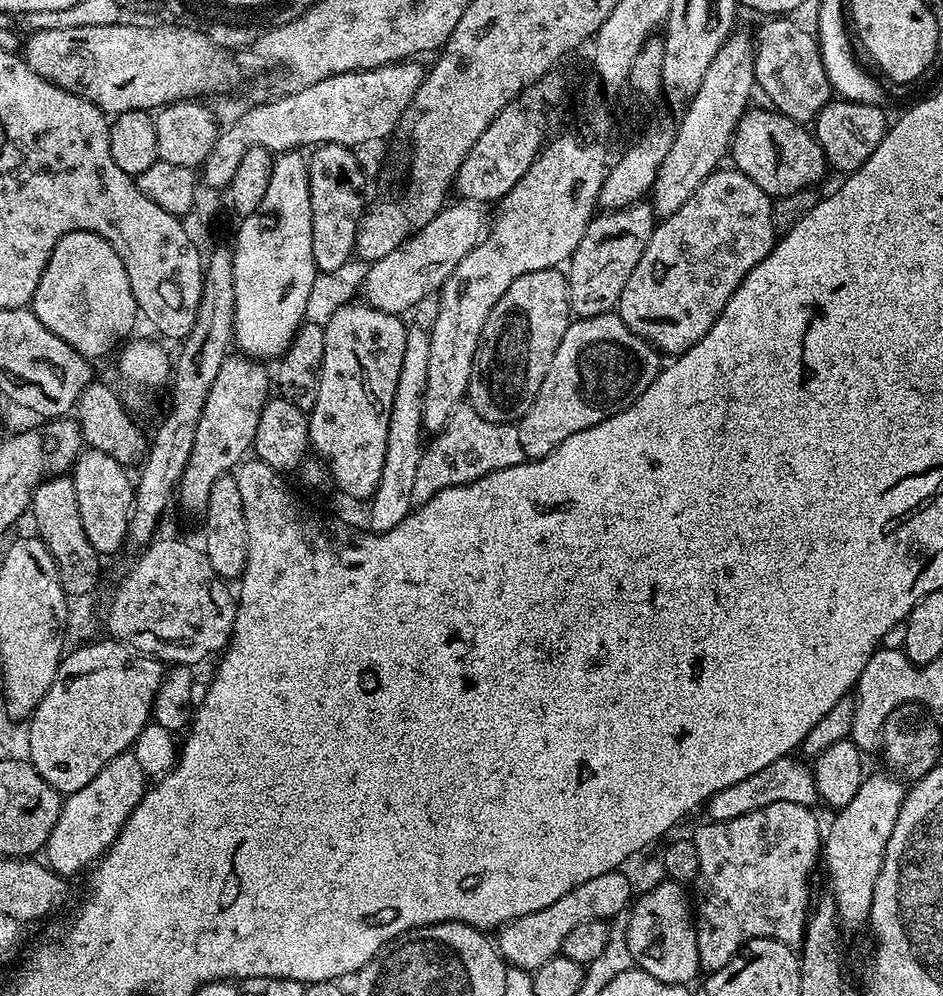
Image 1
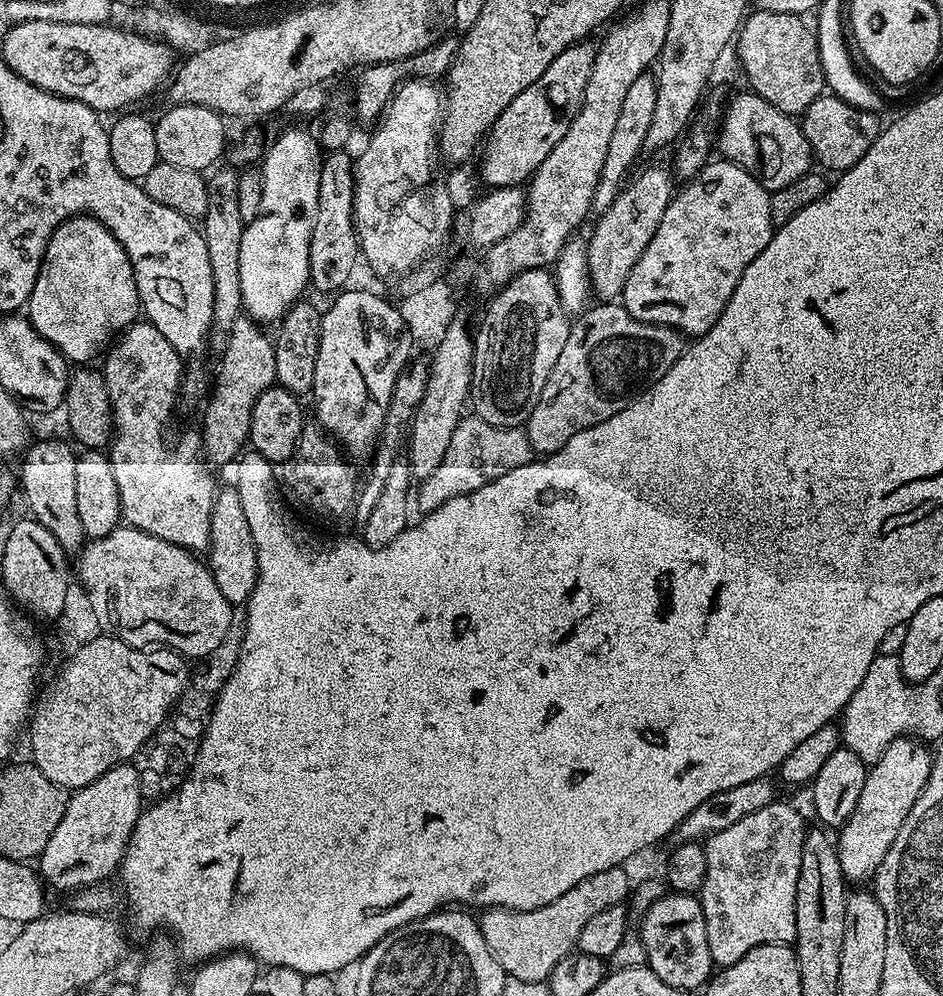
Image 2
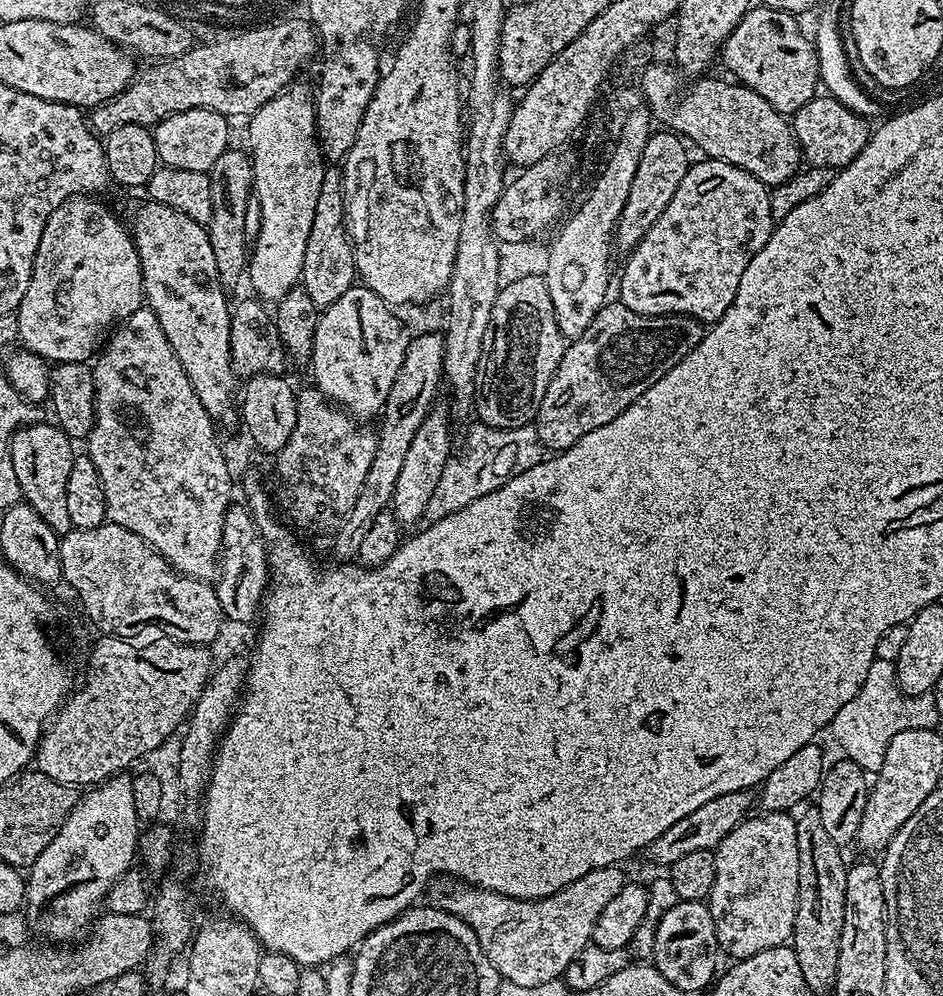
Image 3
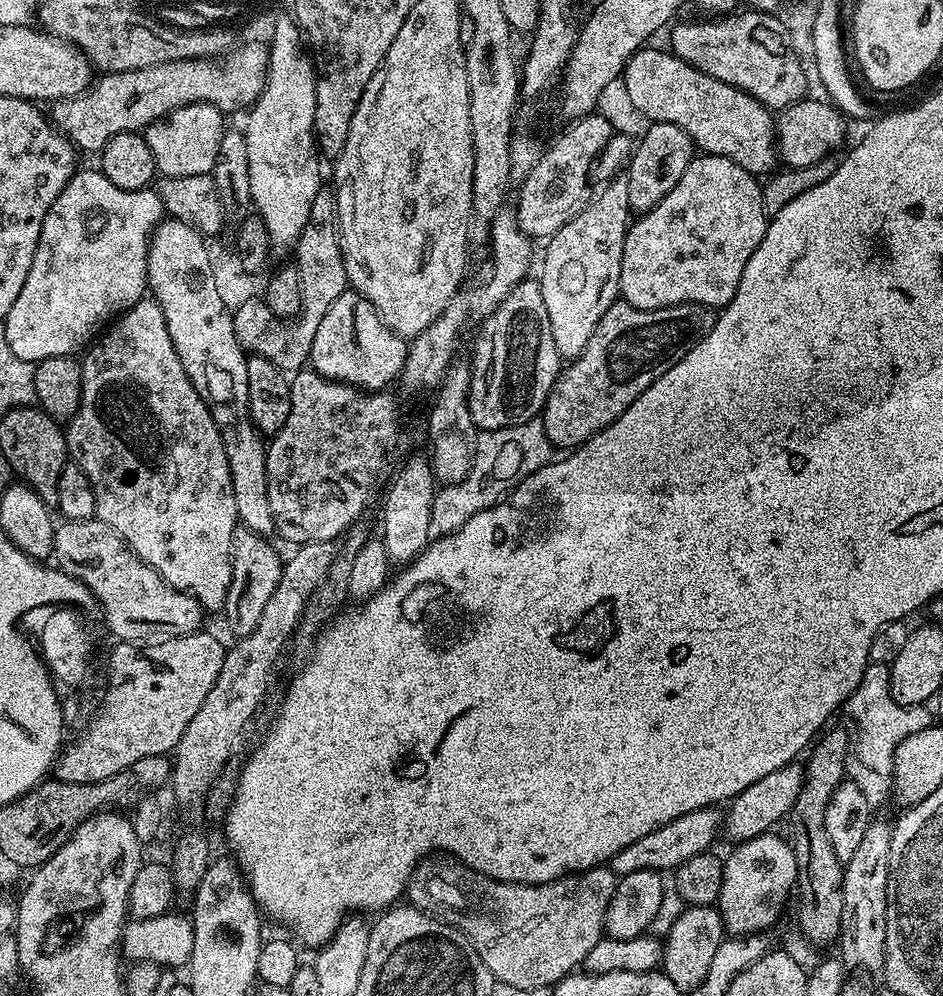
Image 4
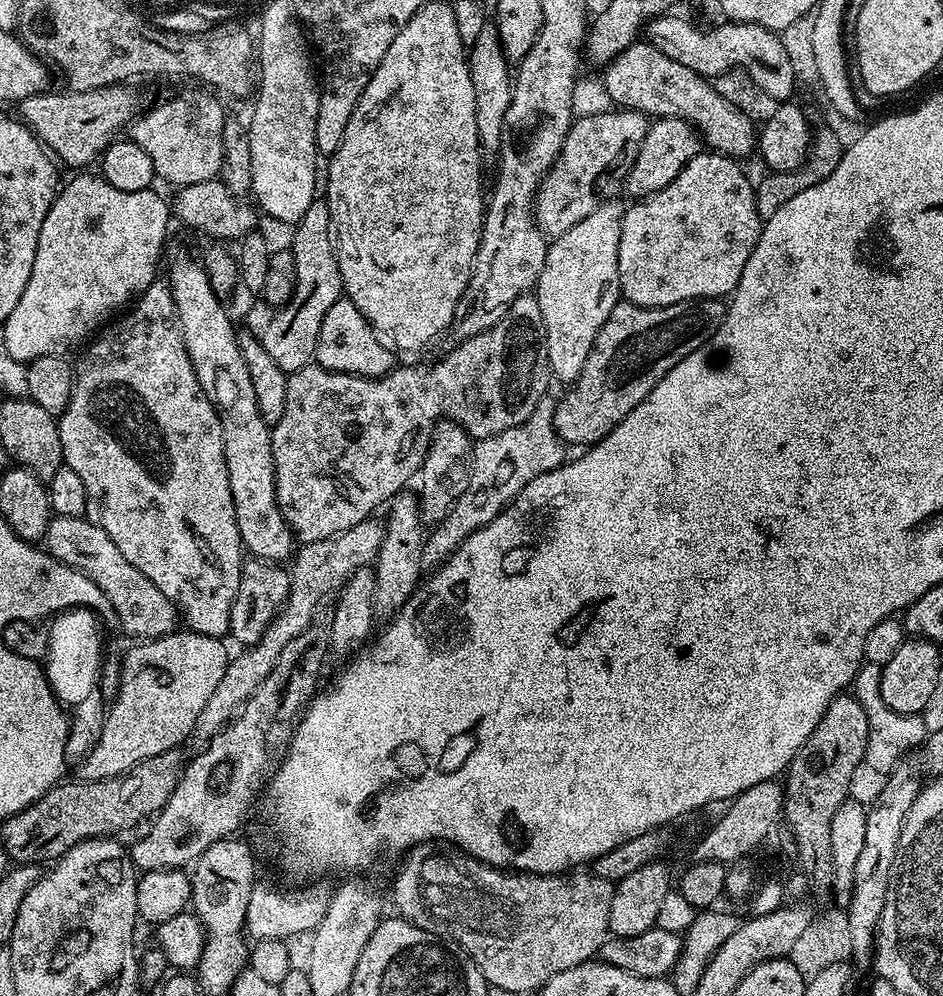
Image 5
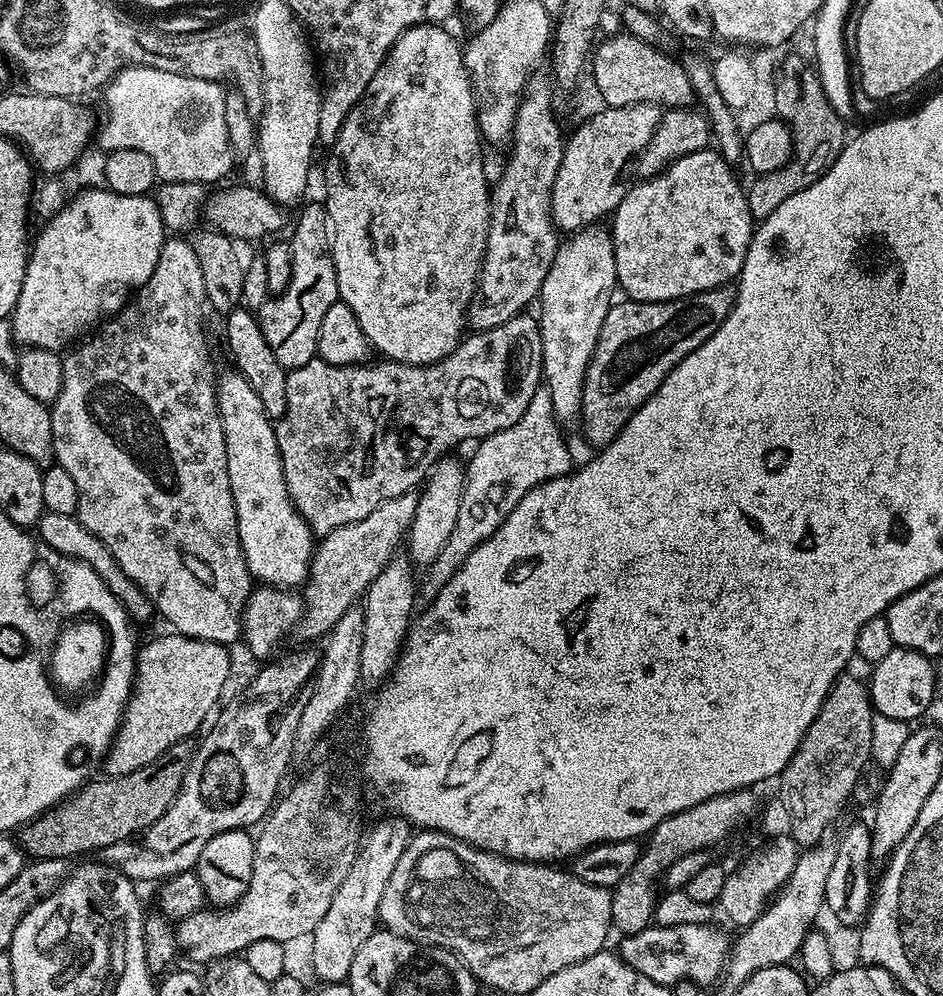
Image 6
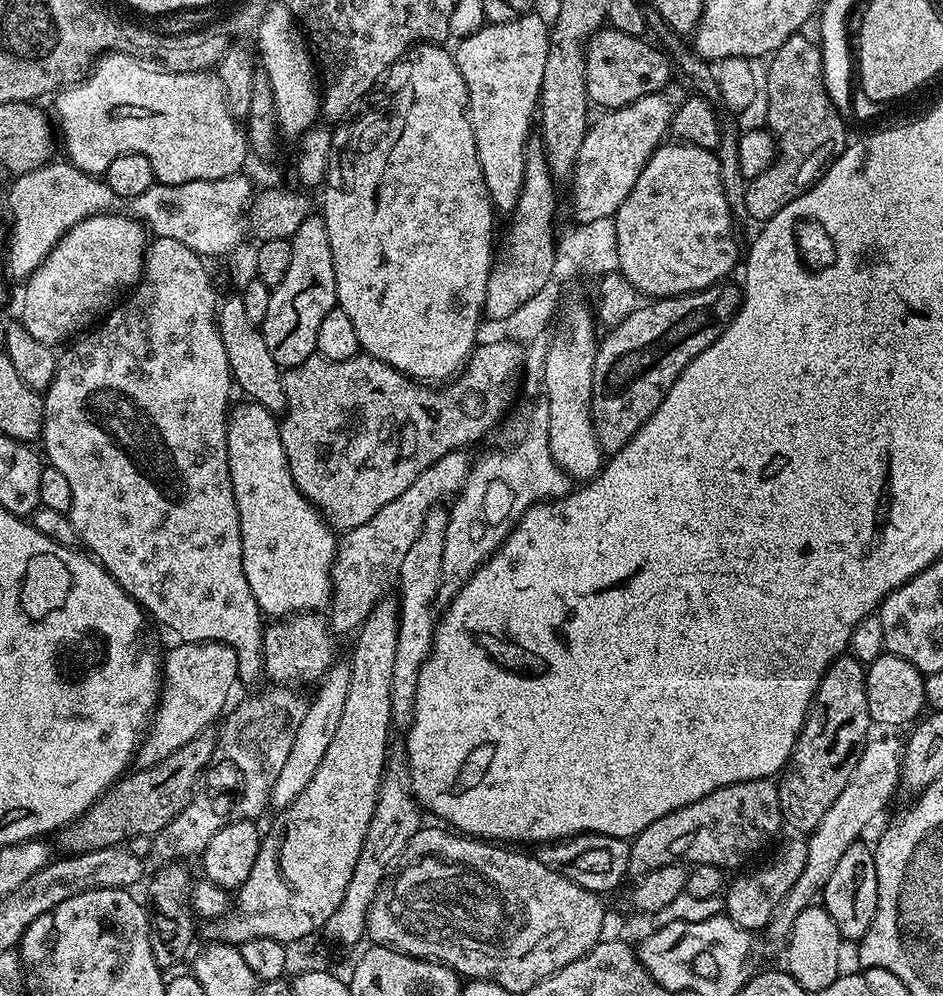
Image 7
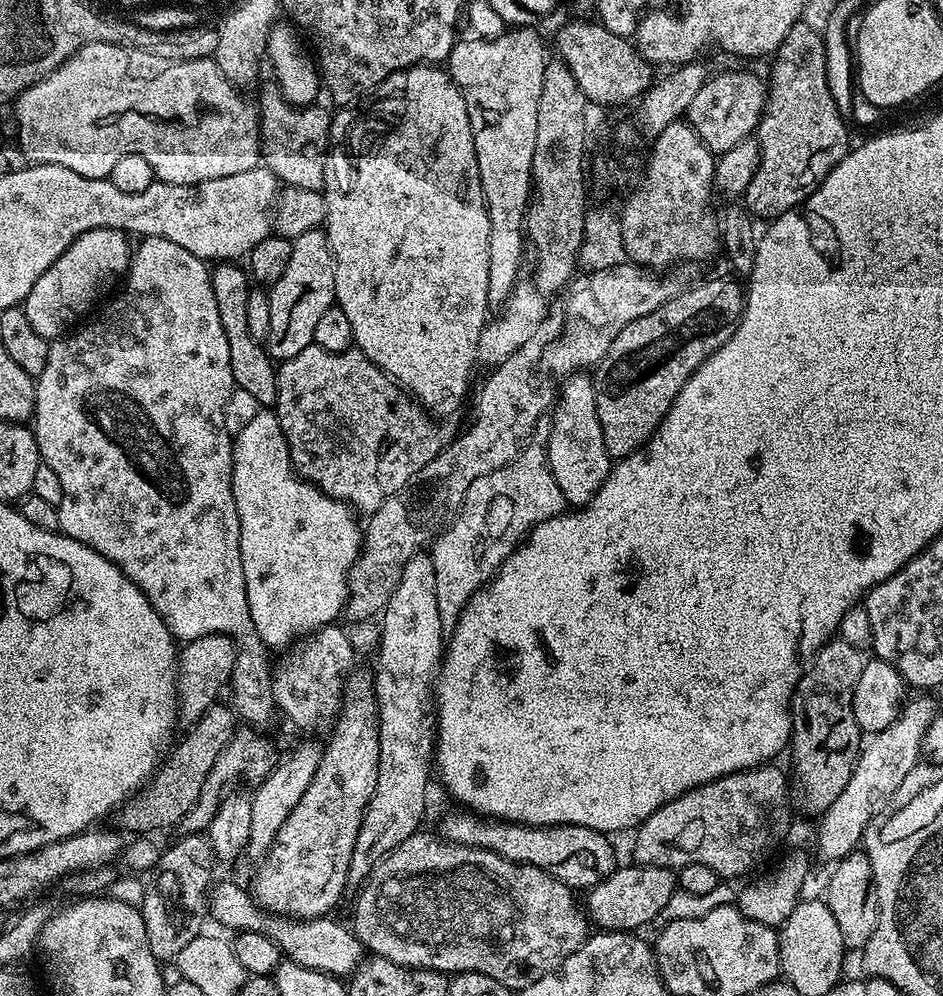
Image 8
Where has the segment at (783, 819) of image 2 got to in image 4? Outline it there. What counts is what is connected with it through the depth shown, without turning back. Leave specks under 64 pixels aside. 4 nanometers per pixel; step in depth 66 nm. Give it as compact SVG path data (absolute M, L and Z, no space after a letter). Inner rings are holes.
M775 831L764 832L752 840L737 843L729 856L723 857L724 873L718 907L725 929L733 936L767 933L780 920L788 895L797 887L796 855L791 843Z

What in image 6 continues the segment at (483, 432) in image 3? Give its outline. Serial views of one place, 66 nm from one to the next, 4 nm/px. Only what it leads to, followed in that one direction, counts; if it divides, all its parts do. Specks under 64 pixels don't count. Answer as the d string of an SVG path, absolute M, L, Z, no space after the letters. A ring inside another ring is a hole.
M542 386L534 390L534 398L530 398L526 414L522 414L514 426L485 436L475 445L476 453L472 461L466 464L466 483L462 506L458 510L458 522L454 522L454 530L446 546L442 546L438 558L430 566L436 582L450 579L470 553L486 542L486 538L490 538L494 530L502 526L502 522L506 522L508 515L531 488L573 471L572 456L568 453L568 444L560 428L562 424L554 414L550 390Z

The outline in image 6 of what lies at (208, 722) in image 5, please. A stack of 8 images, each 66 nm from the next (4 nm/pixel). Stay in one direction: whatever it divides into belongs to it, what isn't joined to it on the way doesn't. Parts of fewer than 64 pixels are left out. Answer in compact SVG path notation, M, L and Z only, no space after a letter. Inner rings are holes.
M415 491L402 494L398 498L390 498L390 502L382 502L378 510L366 514L362 522L350 522L350 526L342 526L330 534L319 537L312 553L312 564L308 568L308 578L302 588L302 599L304 601L304 615L298 625L298 632L304 636L327 637L331 628L340 618L353 608L353 606L368 591L368 587L378 574L392 561L393 556L397 555L396 548L405 543L408 530L412 527L412 519L416 513L417 493Z

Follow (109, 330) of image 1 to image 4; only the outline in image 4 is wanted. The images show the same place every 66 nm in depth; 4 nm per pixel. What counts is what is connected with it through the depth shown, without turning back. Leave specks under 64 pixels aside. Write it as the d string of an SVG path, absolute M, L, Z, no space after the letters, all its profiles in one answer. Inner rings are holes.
M78 170L70 178L70 182L62 190L62 194L58 194L58 198L54 198L54 202L42 222L38 246L34 250L34 262L30 266L30 274L26 274L26 283L22 285L22 290L18 293L18 299L14 301L14 306L10 306L10 314L2 322L2 335L6 338L10 350L14 350L14 354L18 358L29 362L39 362L46 358L71 356L79 353L79 348L82 347L81 349L83 349L85 346L91 345L94 337L109 321L119 317L128 309L133 308L140 300L145 299L146 293L149 291L148 243L152 240L152 232L160 225L161 220L165 219L165 216L164 203L155 187L149 186L143 188L140 192L118 190L118 186L114 186L114 182L110 182L110 178L106 178L103 172L99 170L93 170L93 172Z

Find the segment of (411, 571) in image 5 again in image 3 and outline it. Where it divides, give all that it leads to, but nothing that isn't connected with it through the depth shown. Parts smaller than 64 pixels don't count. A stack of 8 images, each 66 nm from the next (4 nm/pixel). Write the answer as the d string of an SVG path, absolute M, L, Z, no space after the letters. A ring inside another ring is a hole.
M447 403L439 404L429 407L420 416L421 425L414 438L411 439L410 450L403 459L402 470L399 471L398 480L394 485L390 511L402 526L416 523L419 525L425 519L426 502L430 502L430 497L433 496L434 489L438 486L438 478L442 478L442 470L446 470L448 461L454 455L454 449L452 449L454 420L450 415L449 405ZM419 520L421 521L419 522Z

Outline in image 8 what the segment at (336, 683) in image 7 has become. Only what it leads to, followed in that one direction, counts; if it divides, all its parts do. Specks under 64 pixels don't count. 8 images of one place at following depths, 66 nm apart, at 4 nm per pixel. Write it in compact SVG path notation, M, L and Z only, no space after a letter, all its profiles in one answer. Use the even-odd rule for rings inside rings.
M300 744L285 760L283 757L277 763L276 767L272 769L272 775L255 785L253 792L256 793L251 793L250 796L252 809L250 810L250 838L246 849L247 859L259 862L268 855L278 830L282 830L282 824L286 822L286 818L290 818L290 810L294 810L294 806L298 806L298 802L302 802L302 794L306 794L306 790L318 770L321 755L320 744Z

